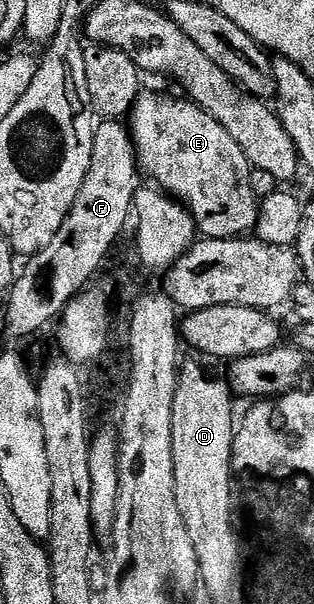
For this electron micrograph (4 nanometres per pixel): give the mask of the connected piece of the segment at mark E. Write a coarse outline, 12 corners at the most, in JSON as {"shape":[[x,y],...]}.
{"shape":[[142,90],[139,168],[201,218],[254,193],[213,113]]}

